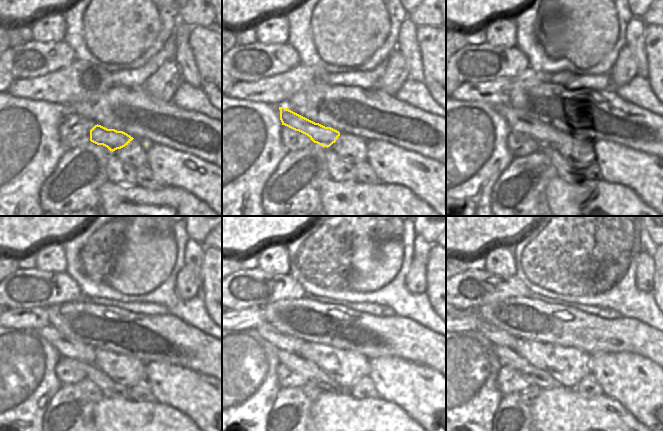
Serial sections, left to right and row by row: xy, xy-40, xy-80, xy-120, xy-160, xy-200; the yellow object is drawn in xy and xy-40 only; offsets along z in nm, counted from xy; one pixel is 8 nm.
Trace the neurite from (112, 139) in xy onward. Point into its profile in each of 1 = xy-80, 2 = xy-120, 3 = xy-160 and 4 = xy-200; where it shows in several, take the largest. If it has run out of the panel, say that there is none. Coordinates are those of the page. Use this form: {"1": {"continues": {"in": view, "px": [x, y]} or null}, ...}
{"1": {"continues": {"in": "xy-80", "px": [517, 121]}}, "2": {"continues": {"in": "xy-120", "px": [66, 347]}}, "3": {"continues": {"in": "xy-160", "px": [269, 333]}}, "4": {"continues": {"in": "xy-200", "px": [496, 336]}}}

